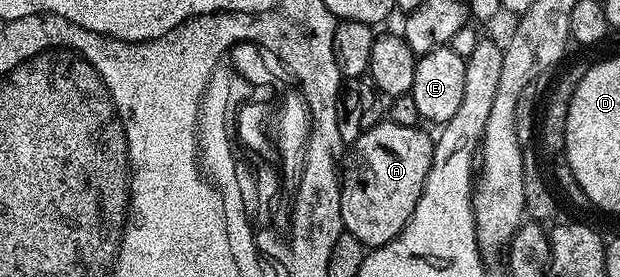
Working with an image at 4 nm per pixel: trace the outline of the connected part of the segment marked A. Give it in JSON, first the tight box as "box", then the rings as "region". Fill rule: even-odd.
{"box":[339,120,435,248],"region":[[[384,120],[364,130],[348,150],[347,159],[345,154],[341,162],[339,187],[343,229],[368,248],[389,244],[403,231],[413,216],[413,208],[417,208],[417,200],[421,200],[425,176],[429,176],[433,164],[435,138],[419,126]]]}

